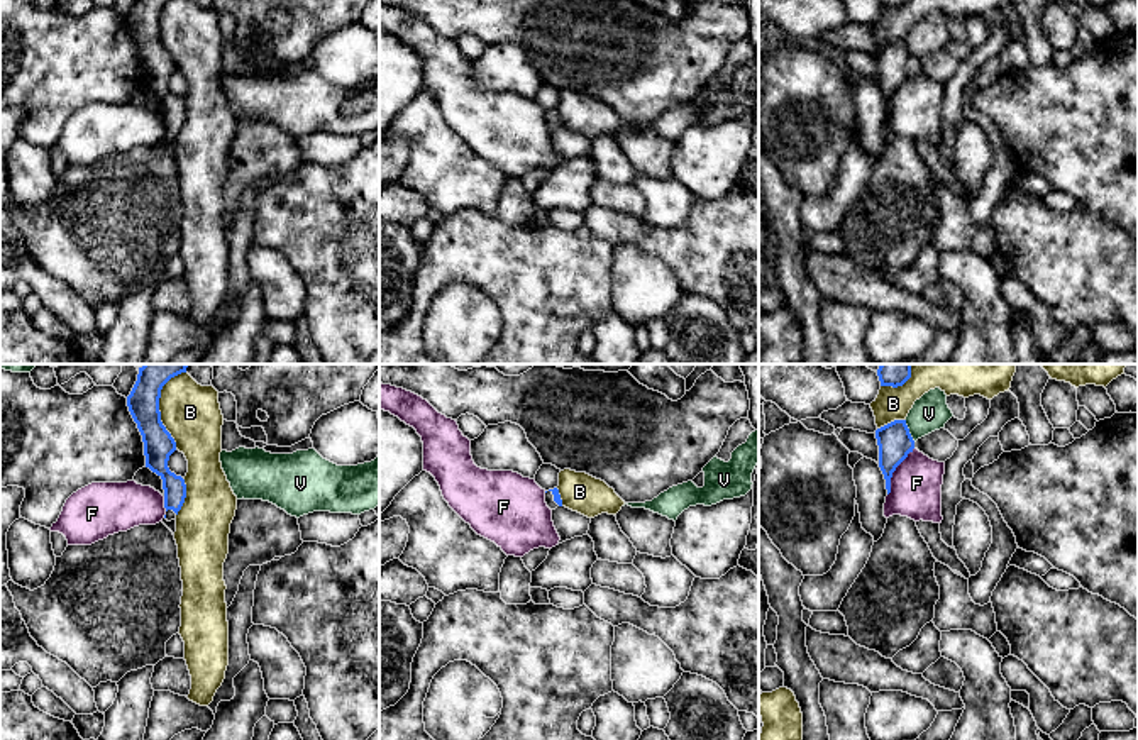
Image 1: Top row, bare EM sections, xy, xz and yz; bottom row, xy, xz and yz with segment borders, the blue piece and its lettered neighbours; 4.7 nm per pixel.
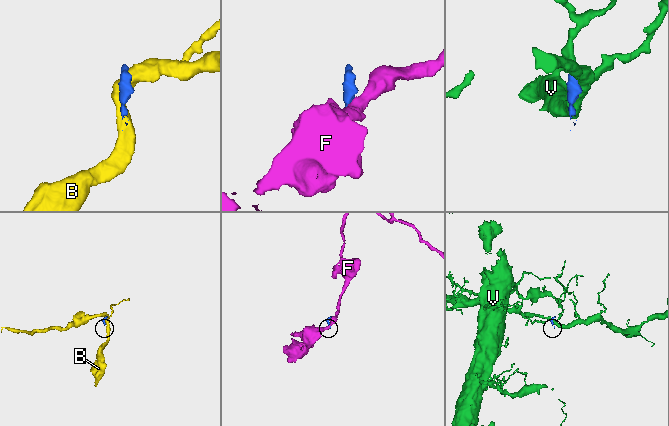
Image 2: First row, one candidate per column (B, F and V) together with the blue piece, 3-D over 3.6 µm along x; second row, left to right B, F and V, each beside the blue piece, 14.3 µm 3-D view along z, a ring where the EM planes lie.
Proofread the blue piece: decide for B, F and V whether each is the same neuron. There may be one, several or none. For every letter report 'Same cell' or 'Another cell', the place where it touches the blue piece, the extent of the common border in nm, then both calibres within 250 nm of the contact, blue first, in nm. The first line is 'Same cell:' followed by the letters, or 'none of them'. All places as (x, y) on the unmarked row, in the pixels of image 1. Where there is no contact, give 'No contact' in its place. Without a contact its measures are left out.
Same cell: none of them
B: Another cell. Touches blue at xy (160, 34). Shared border 340 nm. Thickness 150 nm (blue) against 280 nm
F: Another cell. Touches blue at yz (894, 90). Shared border 260 nm. Thickness 160 nm (blue) against 240 nm
V: Another cell. Touches blue at yz (908, 51). Shared border 120 nm. Thickness 160 nm (blue) against 170 nm

